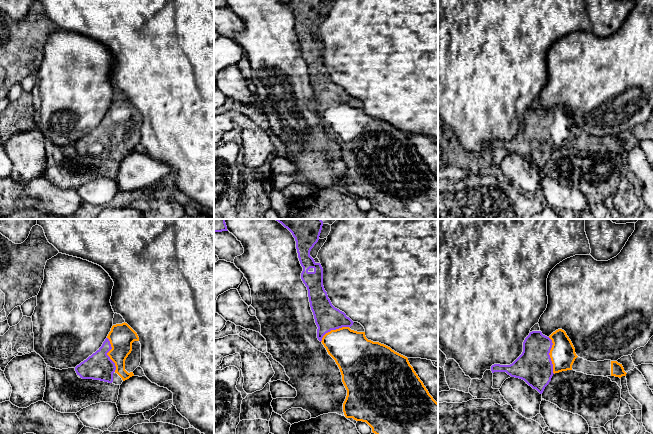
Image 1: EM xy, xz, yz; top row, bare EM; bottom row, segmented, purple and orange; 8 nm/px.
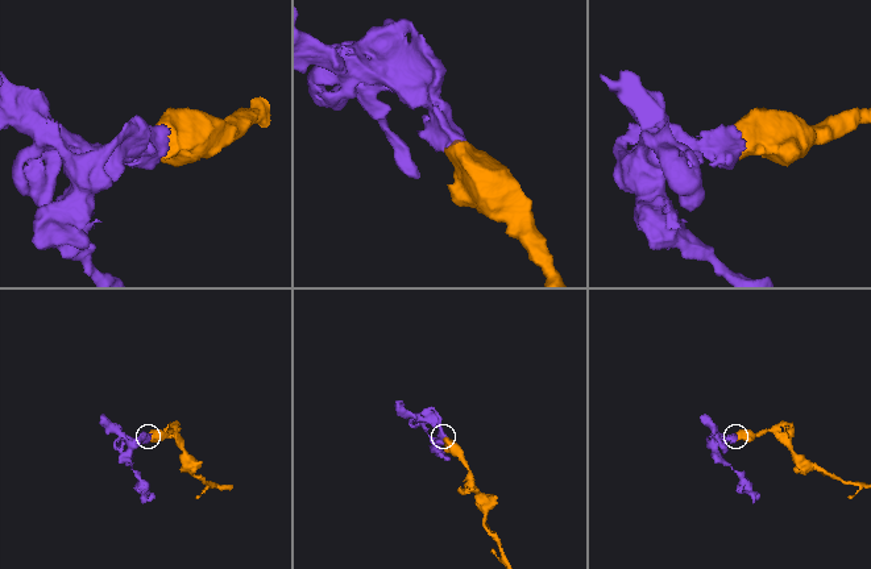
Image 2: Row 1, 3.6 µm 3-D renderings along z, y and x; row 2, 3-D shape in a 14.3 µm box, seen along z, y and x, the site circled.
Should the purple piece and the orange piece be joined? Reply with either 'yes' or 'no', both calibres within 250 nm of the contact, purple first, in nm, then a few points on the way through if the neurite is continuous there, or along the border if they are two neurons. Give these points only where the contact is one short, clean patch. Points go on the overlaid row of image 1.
yes; 280 nm thick on the purple side, 200 nm on the other; runs through yz (534, 366), (544, 356), (549, 355), (562, 354)

